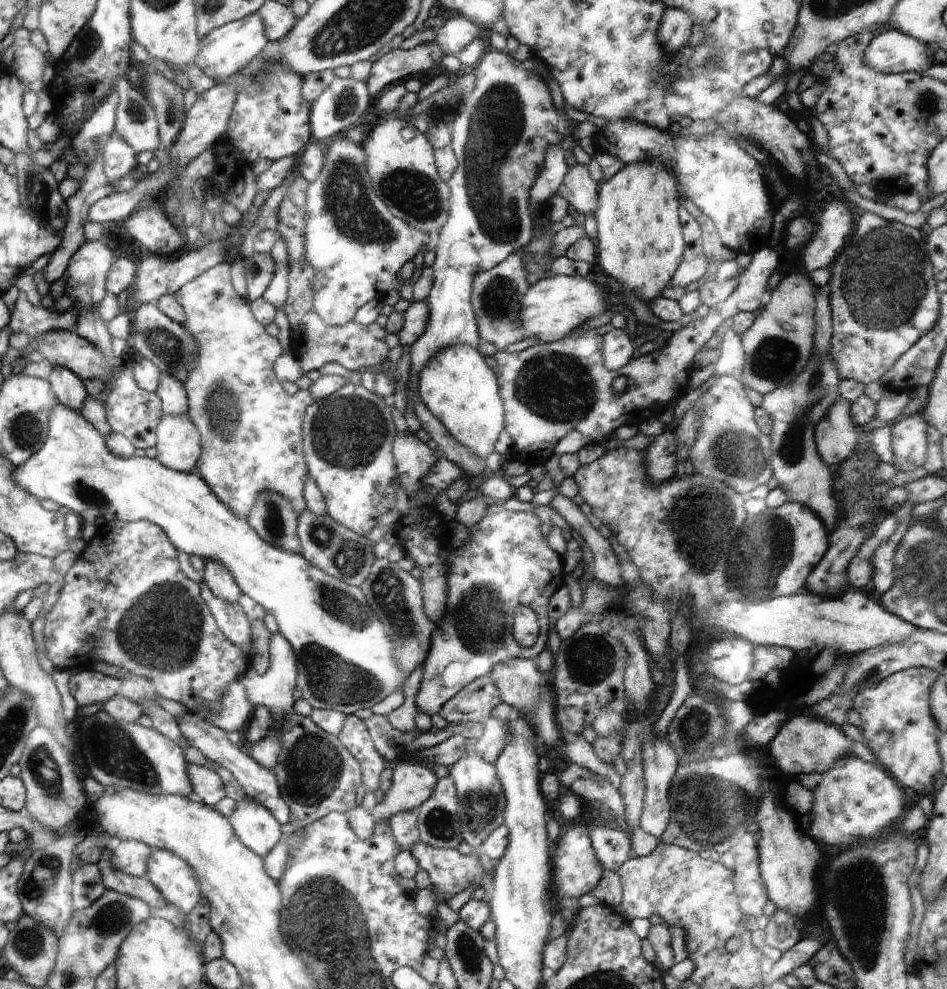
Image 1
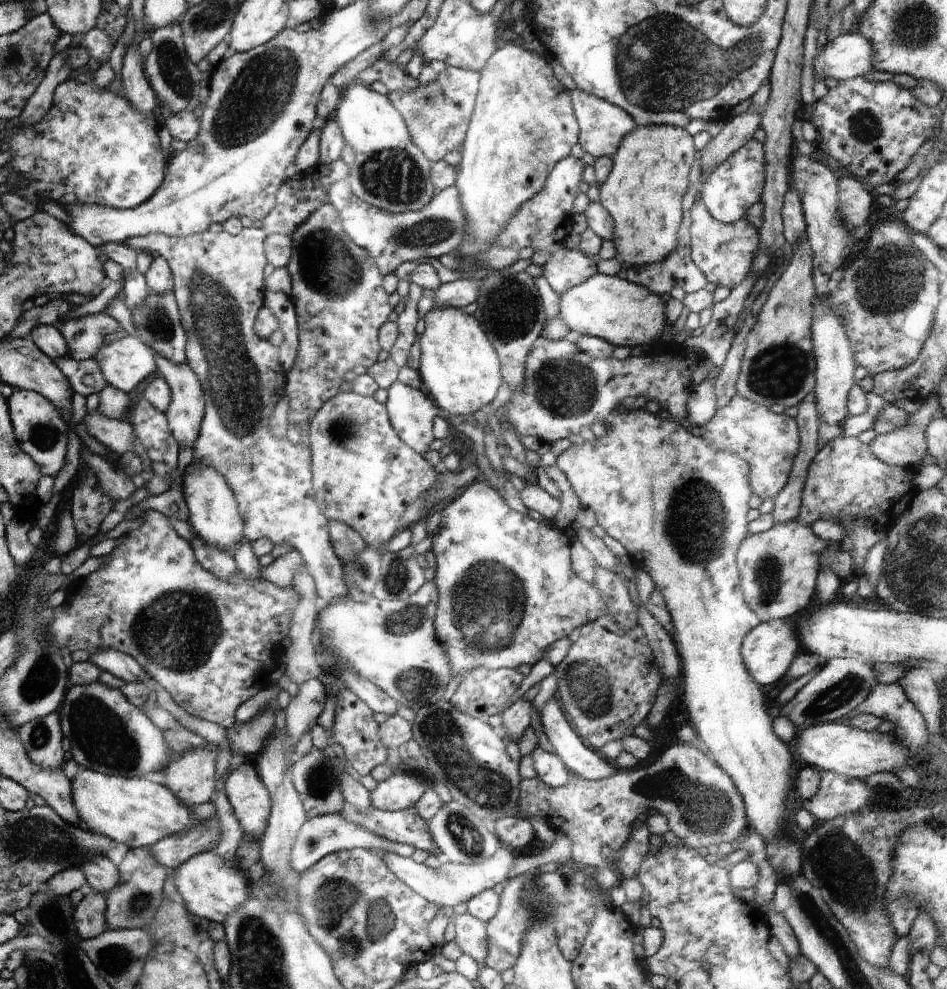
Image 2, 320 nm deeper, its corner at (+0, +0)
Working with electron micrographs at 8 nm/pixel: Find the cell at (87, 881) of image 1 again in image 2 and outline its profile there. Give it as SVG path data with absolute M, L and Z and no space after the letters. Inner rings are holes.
M90 892L76 906L73 919L80 939L95 938L106 931L105 896L102 892Z

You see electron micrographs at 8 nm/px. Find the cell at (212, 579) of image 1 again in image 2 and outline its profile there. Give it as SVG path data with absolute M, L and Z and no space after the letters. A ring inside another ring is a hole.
M189 465L183 474L182 487L181 492L190 511L189 524L195 535L200 536L212 548L224 550L233 556L236 544L244 538L244 522L240 518L236 498L232 496L232 490L224 482L224 478L220 478L220 474L214 468L206 468L206 466L198 468L198 466Z

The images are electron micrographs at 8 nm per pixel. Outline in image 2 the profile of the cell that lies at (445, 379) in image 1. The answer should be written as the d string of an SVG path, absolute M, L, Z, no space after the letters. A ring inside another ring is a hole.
M434 308L425 316L426 328L421 334L420 367L418 372L426 392L433 399L434 404L442 411L446 418L451 416L468 416L489 406L498 394L503 381L500 375L499 359L490 344L488 337L476 322L472 314L466 314L462 308Z

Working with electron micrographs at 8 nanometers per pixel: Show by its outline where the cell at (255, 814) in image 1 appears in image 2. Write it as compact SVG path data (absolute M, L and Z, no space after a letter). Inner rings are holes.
M242 763L230 770L224 791L244 835L260 841L268 826L272 802L254 766Z

